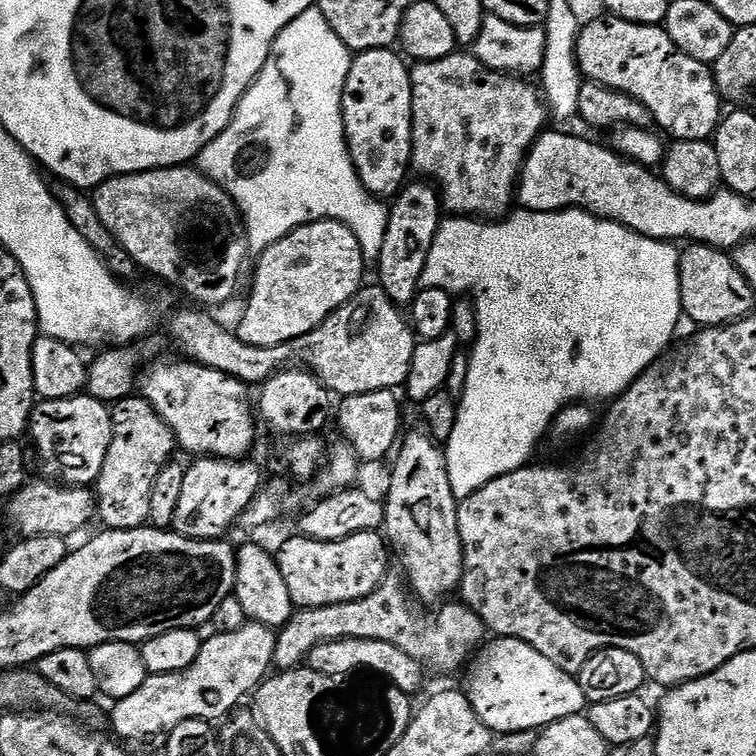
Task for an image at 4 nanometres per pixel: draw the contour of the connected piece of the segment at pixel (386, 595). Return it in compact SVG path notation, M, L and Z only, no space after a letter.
M385 576L378 590L366 594L366 598L361 600L321 608L299 609L287 624L276 632L275 667L281 672L288 672L292 668L301 667L319 644L362 638L390 642L390 646L406 650L410 658L414 658L428 670L433 668L436 672L456 672L460 667L463 669L473 659L477 649L485 643L486 629L478 614L474 614L463 602L448 602L436 610L441 612L427 616L415 608L417 605L405 581L397 576Z

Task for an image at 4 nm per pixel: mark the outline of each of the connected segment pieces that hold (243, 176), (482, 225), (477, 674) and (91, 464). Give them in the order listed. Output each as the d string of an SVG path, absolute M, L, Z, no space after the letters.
M313 6L302 14L298 14L298 18L294 18L294 22L290 22L285 26L278 34L275 42L272 43L272 49L262 66L262 70L256 75L256 80L238 102L236 112L232 115L232 121L226 126L226 130L222 130L222 134L218 134L218 138L211 140L200 151L198 157L199 171L209 176L236 203L236 208L240 211L240 218L244 221L244 228L248 231L248 247L253 253L265 252L271 244L278 242L298 226L306 226L315 220L337 220L346 226L350 226L350 230L354 230L354 238L358 238L358 242L362 246L365 261L379 261L382 242L386 238L388 208L385 205L380 205L383 203L378 202L377 197L370 196L368 191L362 186L352 161L352 155L348 152L348 140L344 137L342 94L346 86L346 78L350 74L350 66L353 59L353 53L349 52L348 47L342 42L342 38L338 38L338 34L334 34L334 30L330 30L330 22L326 22L326 18L320 12L319 7Z
M570 208L563 212L516 210L495 222L477 222L473 217L445 217L431 244L430 255L420 275L420 286L426 289L446 290L453 296L470 294L476 305L478 334L476 343L470 348L466 386L463 394L458 397L454 430L446 441L444 453L450 474L450 490L456 495L457 501L474 494L482 486L486 486L486 482L525 467L531 461L528 459L531 458L536 443L550 432L556 415L569 404L593 402L592 400L611 402L622 395L649 366L669 351L668 343L671 342L680 320L682 321L680 252L677 245L662 240L651 240L642 234L631 232L629 228L617 224L614 220L599 220L588 212L581 212L579 208Z
M509 636L496 638L475 653L468 672L466 695L474 714L494 734L539 730L562 718L581 715L586 701L579 679L550 662L534 646Z
M87 394L62 398L61 400L40 400L32 410L30 437L40 459L40 468L49 481L61 486L92 486L102 474L102 462L106 462L106 450L110 450L112 437L112 414L109 405L95 400Z

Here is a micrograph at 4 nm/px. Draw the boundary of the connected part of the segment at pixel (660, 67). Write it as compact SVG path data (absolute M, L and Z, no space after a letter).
M605 15L603 19L592 20L589 24L587 21L576 37L576 64L580 68L581 77L642 102L642 106L650 110L655 127L660 127L661 133L669 132L673 141L709 139L720 127L722 119L722 97L716 88L713 69L690 58L690 54L682 51L662 26L642 26L609 15Z

